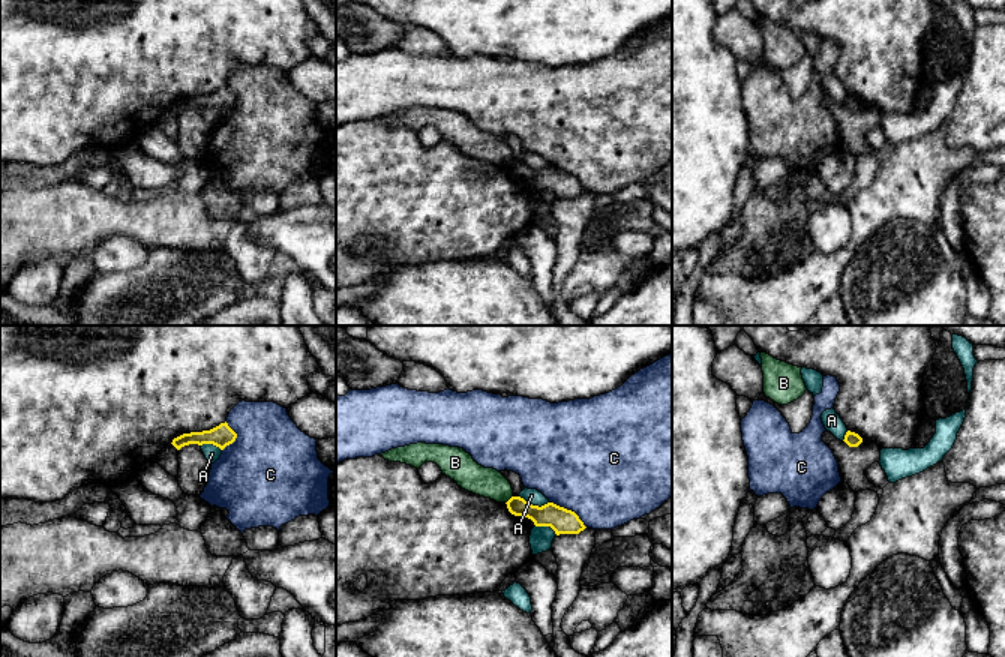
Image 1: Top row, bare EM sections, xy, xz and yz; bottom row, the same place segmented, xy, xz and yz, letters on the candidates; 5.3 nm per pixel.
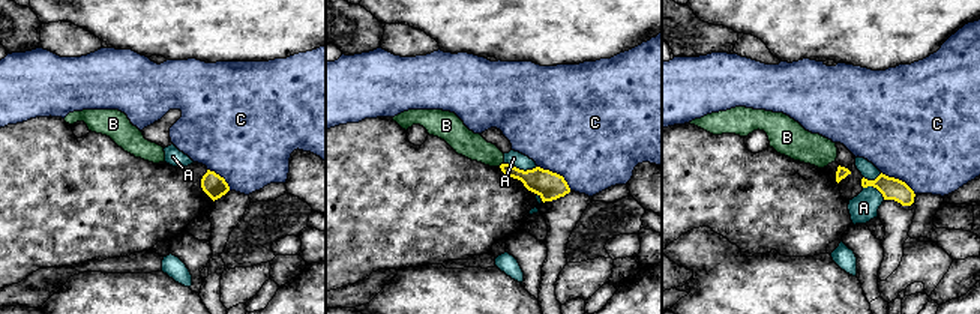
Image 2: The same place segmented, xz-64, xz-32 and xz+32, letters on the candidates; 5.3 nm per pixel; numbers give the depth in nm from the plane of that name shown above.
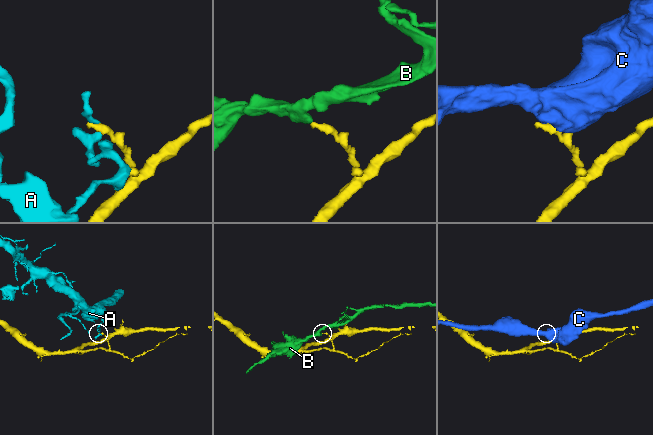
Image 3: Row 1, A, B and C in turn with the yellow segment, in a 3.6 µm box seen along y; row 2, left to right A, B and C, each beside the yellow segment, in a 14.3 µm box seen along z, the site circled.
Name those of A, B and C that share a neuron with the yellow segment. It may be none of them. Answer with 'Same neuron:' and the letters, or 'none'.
Same neuron: none

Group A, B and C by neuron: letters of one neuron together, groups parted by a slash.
A / B / C

